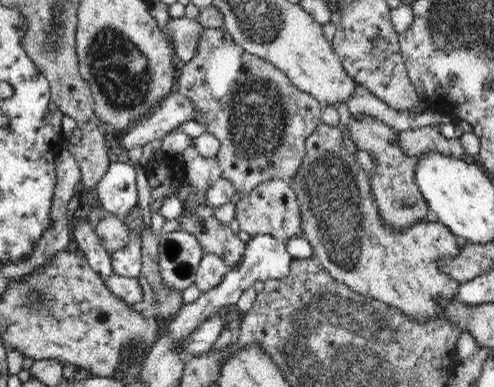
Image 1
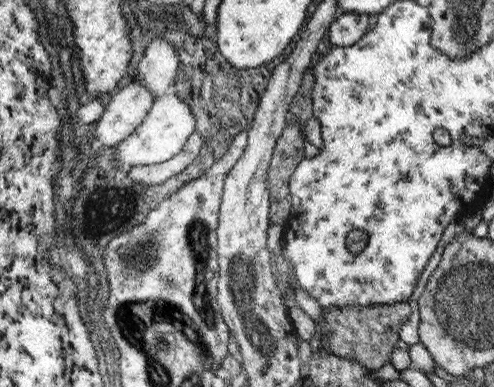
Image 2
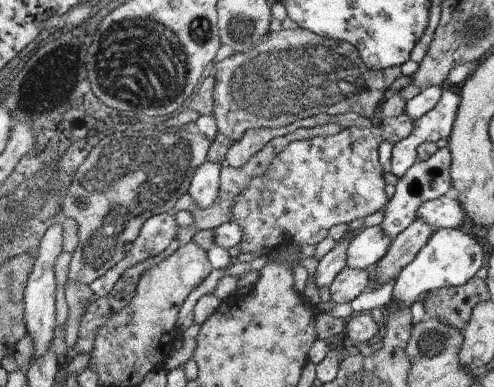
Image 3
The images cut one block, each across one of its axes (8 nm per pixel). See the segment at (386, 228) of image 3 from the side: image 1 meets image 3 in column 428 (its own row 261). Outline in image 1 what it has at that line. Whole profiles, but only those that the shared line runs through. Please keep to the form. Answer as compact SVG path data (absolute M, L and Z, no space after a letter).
M184 230L160 234L158 250L160 276L166 286L184 292L190 284L196 282L198 268L204 258L204 248L194 234Z

